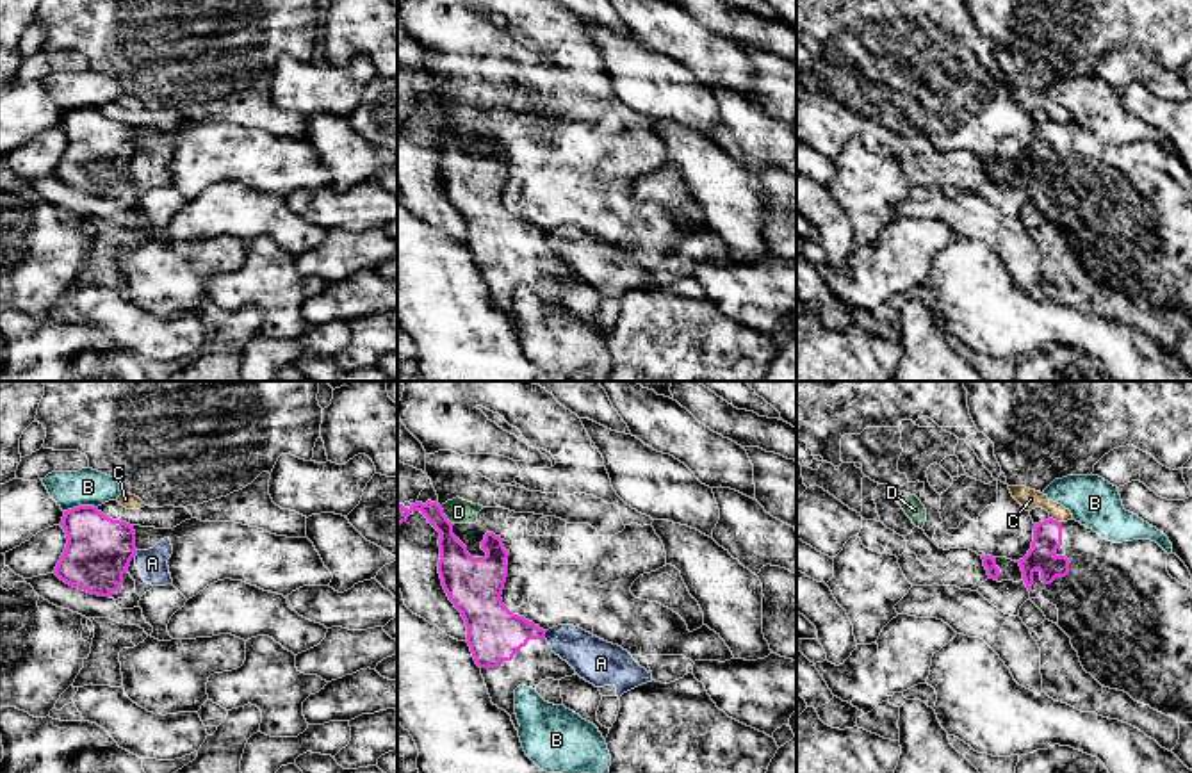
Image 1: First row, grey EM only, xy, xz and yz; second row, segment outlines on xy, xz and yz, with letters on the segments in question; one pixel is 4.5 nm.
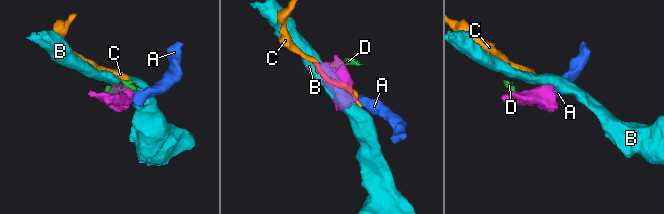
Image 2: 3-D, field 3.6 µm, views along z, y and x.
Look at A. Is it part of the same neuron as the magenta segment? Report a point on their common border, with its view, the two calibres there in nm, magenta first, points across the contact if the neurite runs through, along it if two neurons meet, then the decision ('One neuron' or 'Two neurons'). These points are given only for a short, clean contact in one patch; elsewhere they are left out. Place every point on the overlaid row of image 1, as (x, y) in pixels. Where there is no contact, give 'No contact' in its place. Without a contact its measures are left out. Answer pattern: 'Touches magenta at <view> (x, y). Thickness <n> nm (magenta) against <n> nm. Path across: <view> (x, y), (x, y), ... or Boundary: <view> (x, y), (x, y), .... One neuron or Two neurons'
Touches magenta at xz (544, 634). Thickness 240 nm (magenta) against 190 nm. Boundary: xz (547, 631), (544, 638). Two neurons

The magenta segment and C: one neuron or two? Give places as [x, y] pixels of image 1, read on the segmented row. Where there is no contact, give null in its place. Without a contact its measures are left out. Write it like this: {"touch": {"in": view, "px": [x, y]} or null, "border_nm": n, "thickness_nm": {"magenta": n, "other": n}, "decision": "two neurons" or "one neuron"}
{"touch": {"in": "yz", "px": [1055, 520]}, "border_nm": 60, "thickness_nm": {"magenta": 130, "other": 90}, "decision": "two neurons"}

